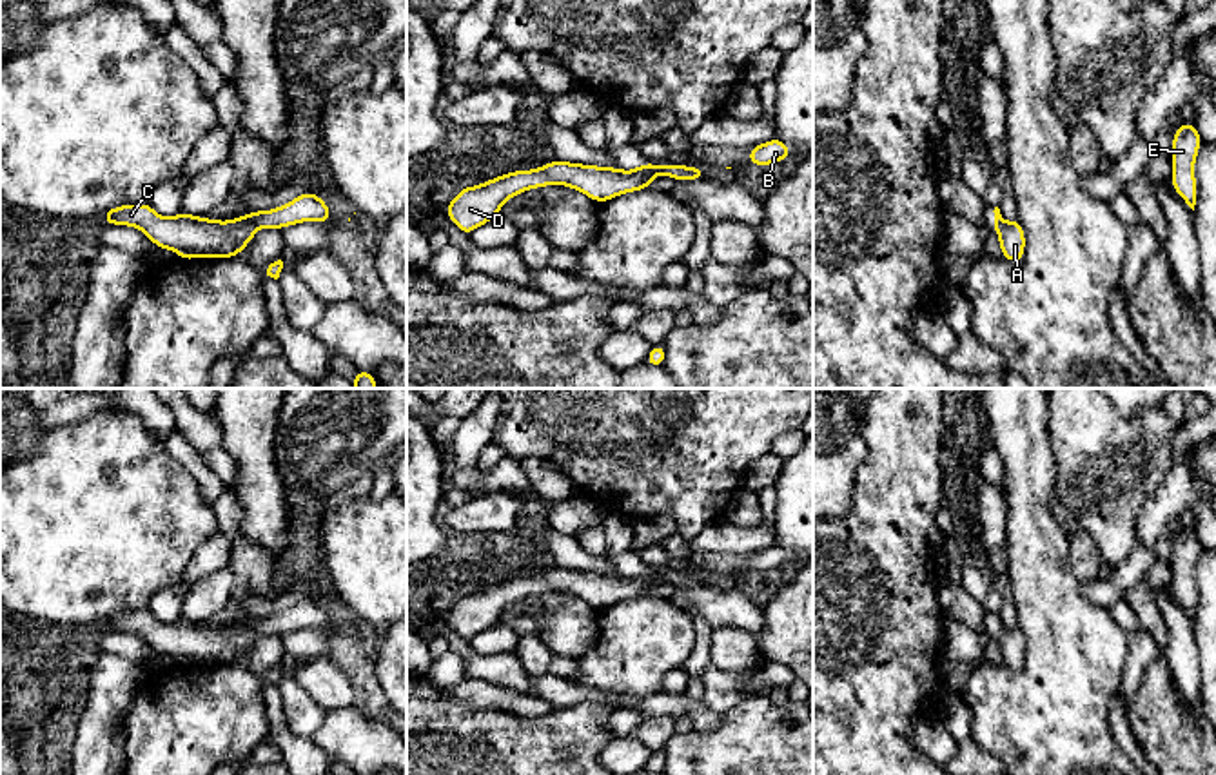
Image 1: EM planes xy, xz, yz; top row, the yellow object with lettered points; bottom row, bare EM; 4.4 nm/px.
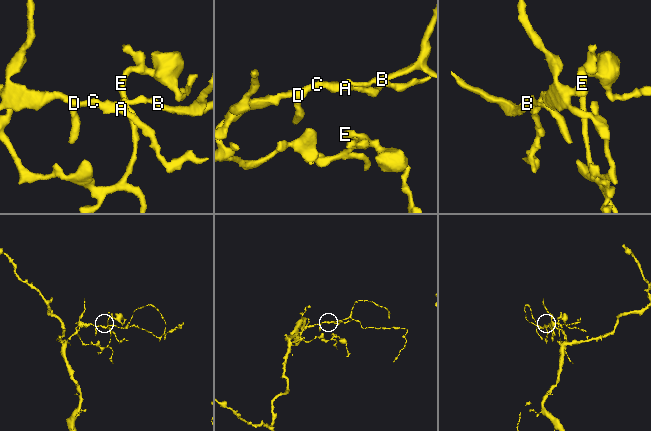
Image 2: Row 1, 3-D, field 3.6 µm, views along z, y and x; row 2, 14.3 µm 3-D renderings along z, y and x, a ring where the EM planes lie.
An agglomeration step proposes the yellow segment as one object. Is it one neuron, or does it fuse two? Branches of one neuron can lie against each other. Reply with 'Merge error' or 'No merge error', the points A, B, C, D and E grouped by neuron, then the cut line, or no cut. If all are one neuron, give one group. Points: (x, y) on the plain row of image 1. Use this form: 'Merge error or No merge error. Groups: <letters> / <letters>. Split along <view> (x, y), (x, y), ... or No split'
Merge error. Groups: A C D E / B. Split along xy (229, 627), (254, 628), (258, 632)

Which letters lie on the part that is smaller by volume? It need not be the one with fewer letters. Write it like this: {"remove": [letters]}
{"remove": ["B"]}

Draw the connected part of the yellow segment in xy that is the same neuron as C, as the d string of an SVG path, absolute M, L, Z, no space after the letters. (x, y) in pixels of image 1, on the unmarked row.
M147 608L105 617L103 632L136 633L152 652L174 657L180 666L238 664L258 637L252 628L220 628L192 623L185 617L163 624Z

